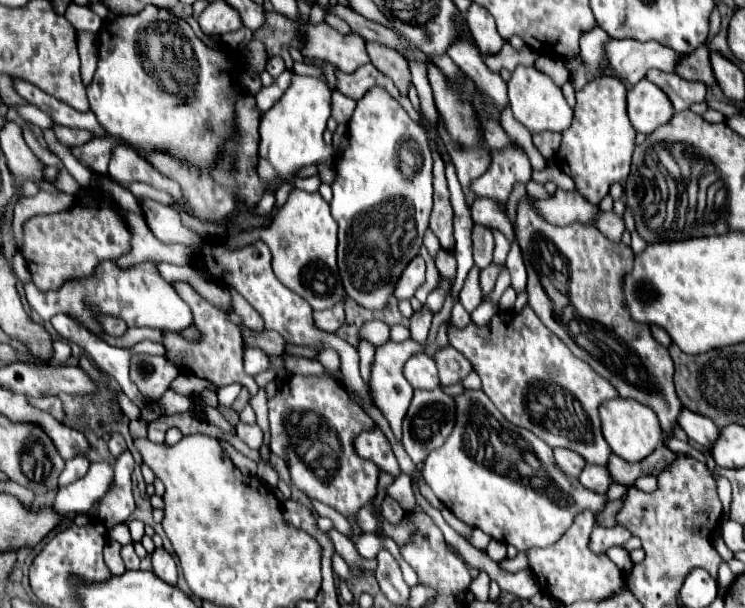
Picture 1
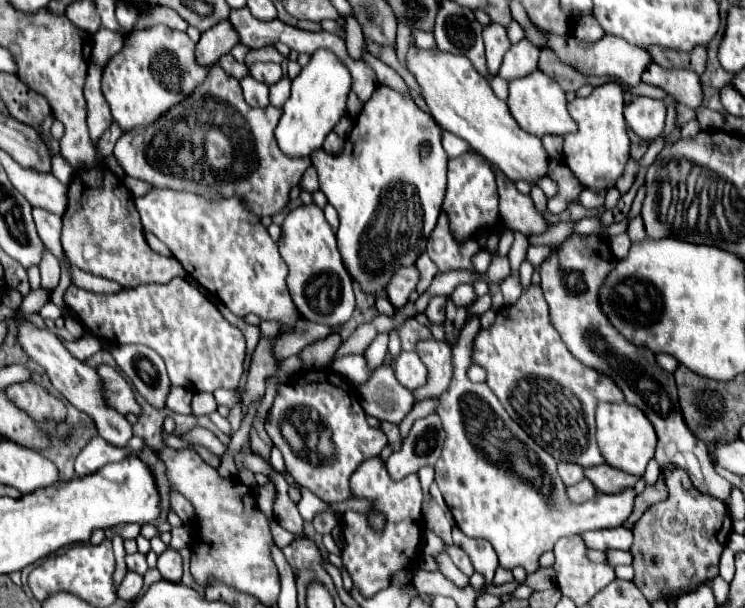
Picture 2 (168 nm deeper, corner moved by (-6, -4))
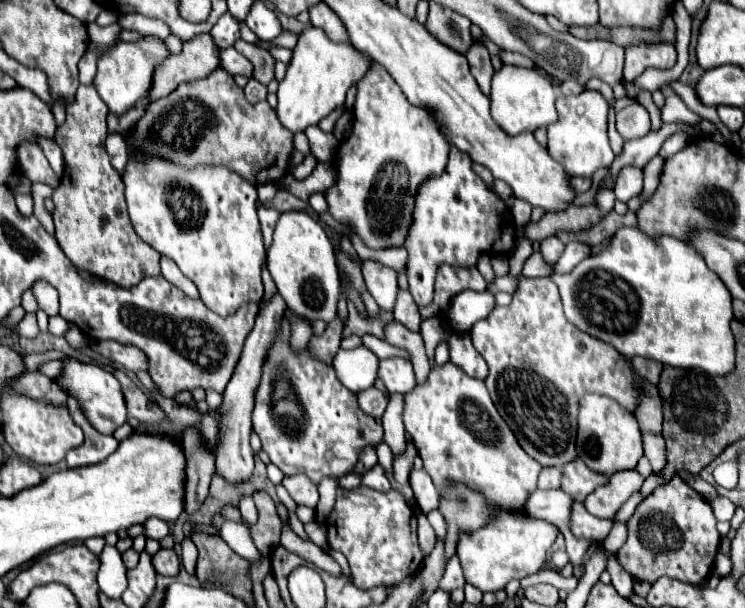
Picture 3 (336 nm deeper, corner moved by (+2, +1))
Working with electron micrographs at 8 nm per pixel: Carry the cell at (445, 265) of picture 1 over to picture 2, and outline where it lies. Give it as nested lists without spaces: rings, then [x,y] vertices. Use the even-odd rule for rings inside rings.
[[[458,285],[456,291],[450,295],[450,299],[452,299],[452,303],[454,303],[456,307],[464,307],[464,309],[468,309],[470,305],[476,303],[478,297],[476,297],[472,285]]]

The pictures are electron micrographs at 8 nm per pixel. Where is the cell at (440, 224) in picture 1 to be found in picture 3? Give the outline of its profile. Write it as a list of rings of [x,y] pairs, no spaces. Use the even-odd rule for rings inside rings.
[[[440,266],[438,274],[436,274],[436,294],[434,294],[434,302],[428,308],[420,308],[422,318],[430,318],[430,316],[442,316],[446,318],[448,312],[448,304],[450,298],[462,290],[476,290],[476,292],[484,292],[486,290],[486,280],[480,276],[480,272],[476,270],[476,266]]]

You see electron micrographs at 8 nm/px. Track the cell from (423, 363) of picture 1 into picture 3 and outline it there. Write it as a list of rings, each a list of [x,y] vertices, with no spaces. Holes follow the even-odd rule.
[[[404,358],[380,360],[378,376],[382,378],[382,382],[390,394],[394,394],[394,392],[408,394],[416,386],[412,364],[404,362]]]

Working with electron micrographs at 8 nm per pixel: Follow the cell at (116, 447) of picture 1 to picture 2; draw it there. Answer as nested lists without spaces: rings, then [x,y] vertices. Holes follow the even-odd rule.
[[[22,323],[20,325],[20,337],[18,337],[22,349],[30,355],[30,359],[34,359],[40,367],[44,367],[46,375],[50,377],[52,385],[56,391],[60,391],[76,409],[84,411],[96,425],[98,435],[102,439],[106,439],[108,443],[116,445],[116,447],[124,447],[130,437],[132,437],[132,425],[128,423],[128,419],[118,413],[114,407],[108,405],[106,395],[104,395],[104,385],[100,383],[100,377],[96,375],[96,369],[86,365],[84,361],[78,361],[66,347],[64,343],[54,337],[52,333],[48,333],[46,329],[36,329],[32,323]]]

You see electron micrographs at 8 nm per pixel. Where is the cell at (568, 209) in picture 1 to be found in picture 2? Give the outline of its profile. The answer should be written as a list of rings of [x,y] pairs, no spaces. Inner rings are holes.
[[[496,177],[496,183],[500,193],[500,217],[506,223],[506,227],[524,235],[544,233],[548,229],[546,219],[536,211],[528,195],[518,193],[514,183],[504,177]]]

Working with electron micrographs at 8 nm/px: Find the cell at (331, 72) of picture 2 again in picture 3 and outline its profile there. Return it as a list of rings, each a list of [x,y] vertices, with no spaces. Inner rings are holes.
[[[306,28],[294,48],[294,56],[288,64],[286,78],[278,86],[278,118],[292,134],[304,132],[308,126],[318,124],[334,108],[344,106],[346,92],[352,82],[358,82],[368,70],[368,60],[348,44],[332,42],[324,30]]]

